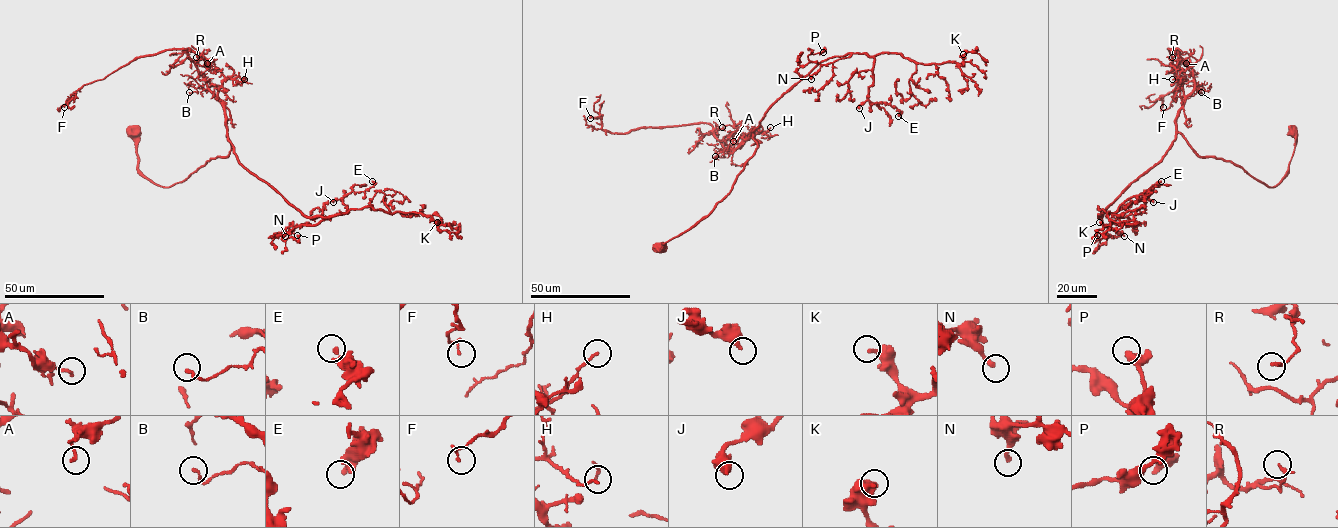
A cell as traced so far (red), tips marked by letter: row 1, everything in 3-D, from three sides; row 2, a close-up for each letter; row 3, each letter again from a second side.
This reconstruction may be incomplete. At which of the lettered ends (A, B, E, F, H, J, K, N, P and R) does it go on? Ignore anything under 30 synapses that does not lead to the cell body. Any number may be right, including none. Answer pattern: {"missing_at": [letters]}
{"missing_at": []}

